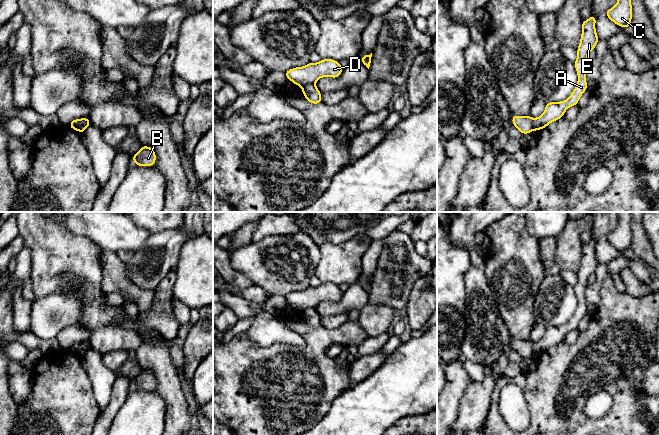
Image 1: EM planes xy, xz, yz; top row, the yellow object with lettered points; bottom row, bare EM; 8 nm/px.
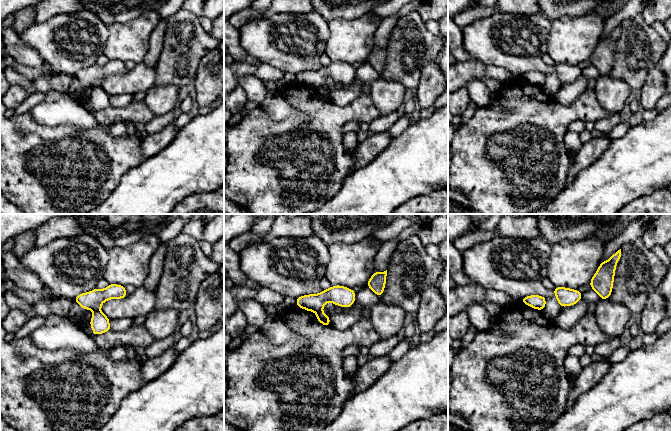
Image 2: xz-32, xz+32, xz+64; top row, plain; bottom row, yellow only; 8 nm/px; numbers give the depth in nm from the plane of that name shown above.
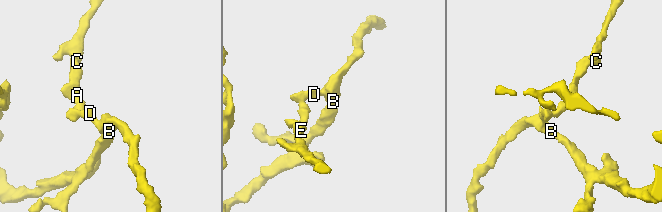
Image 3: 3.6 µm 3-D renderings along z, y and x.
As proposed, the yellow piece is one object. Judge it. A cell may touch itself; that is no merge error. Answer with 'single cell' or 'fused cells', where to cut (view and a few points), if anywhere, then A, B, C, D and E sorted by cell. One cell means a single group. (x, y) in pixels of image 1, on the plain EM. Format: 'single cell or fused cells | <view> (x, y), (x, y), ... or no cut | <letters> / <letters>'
fused cells | xz (314, 307), (308, 307), (302, 311) | A C E / B D

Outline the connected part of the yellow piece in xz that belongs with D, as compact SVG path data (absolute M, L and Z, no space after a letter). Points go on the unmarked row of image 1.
M321 283L318 287L309 286L303 291L295 291L285 296L288 304L295 309L304 311L309 307L315 308L321 301L338 302L343 295L339 285Z

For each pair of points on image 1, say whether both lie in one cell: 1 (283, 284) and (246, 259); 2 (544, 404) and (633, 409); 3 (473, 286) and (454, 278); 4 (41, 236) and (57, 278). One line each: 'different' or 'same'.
1: same
2: same
3: different
4: same

